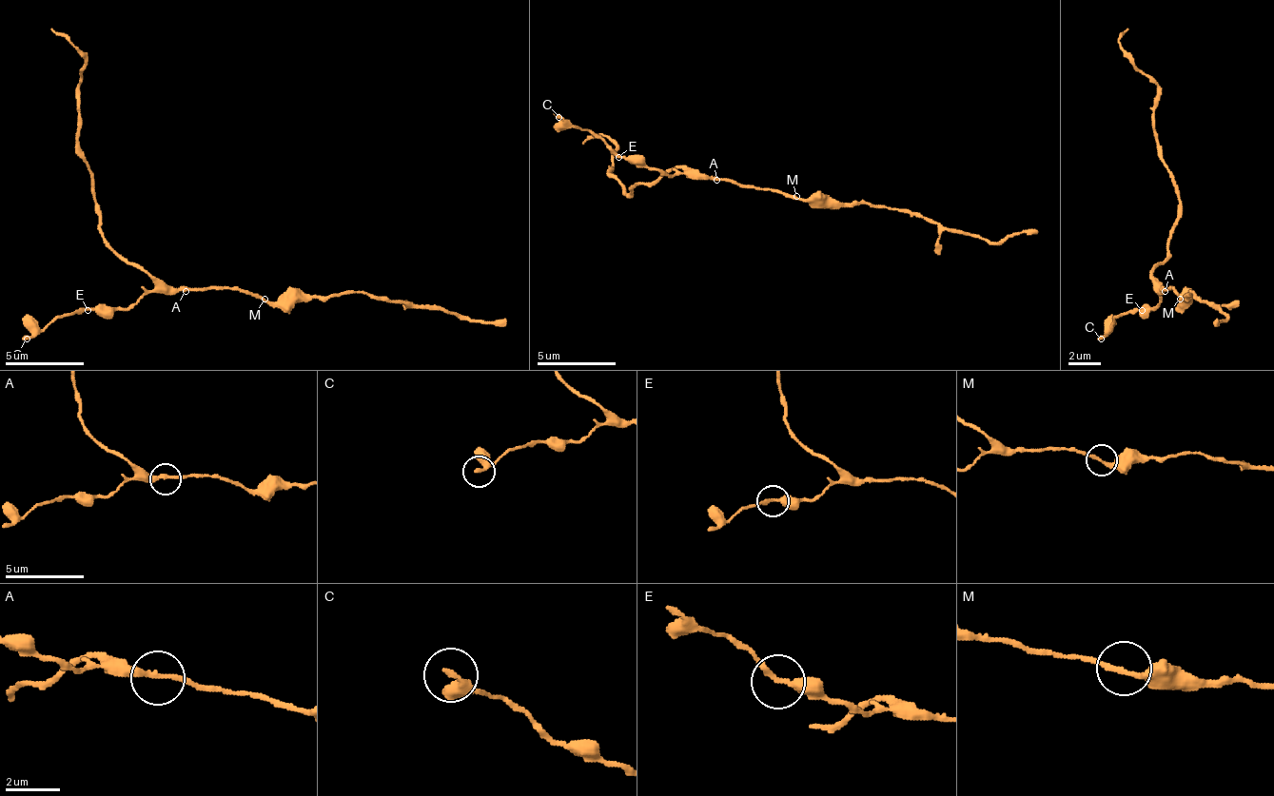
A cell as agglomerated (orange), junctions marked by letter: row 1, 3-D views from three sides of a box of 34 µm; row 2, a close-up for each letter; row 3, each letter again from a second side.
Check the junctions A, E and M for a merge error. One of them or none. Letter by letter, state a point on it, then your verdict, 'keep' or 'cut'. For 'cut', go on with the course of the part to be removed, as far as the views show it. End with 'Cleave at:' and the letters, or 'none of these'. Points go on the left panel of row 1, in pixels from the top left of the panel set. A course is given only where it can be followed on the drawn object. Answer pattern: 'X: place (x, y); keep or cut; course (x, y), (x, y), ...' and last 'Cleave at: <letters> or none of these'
A: place (186, 291); keep
E: place (88, 310); keep
M: place (264, 299); keep
Cleave at: none of these

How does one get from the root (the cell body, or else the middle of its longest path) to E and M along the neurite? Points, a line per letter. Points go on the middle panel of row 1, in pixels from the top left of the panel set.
E: (713, 180), (701, 180), (681, 172), (673, 172), (669, 176), (657, 168), (637, 168), (617, 156)
M: (713, 180), (736, 180), (740, 184), (773, 188), (776, 192), (796, 196)

